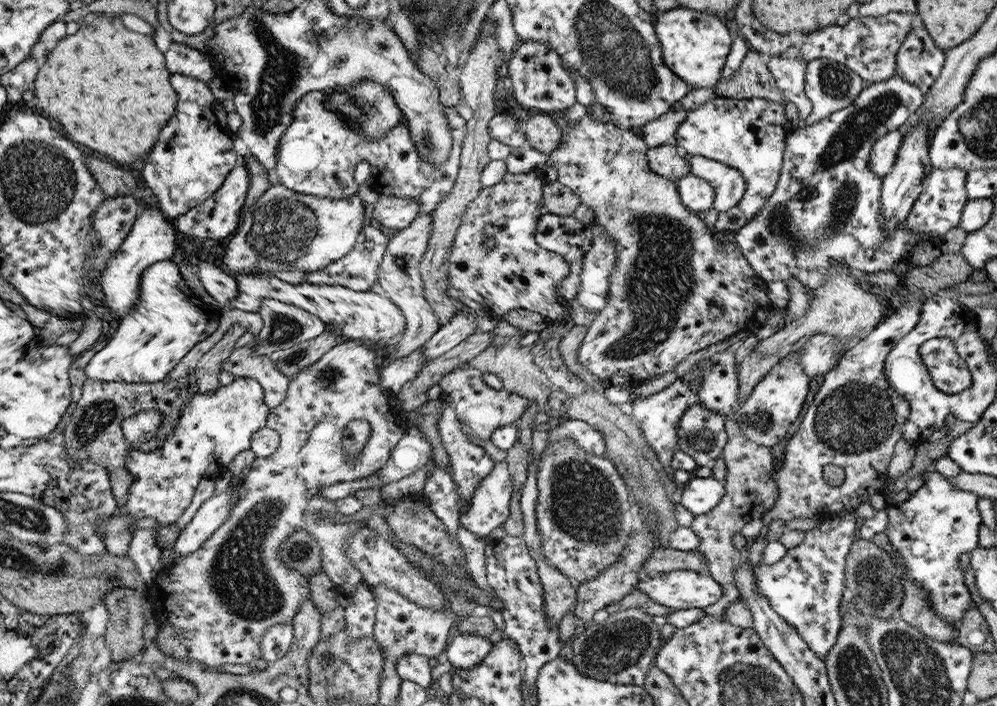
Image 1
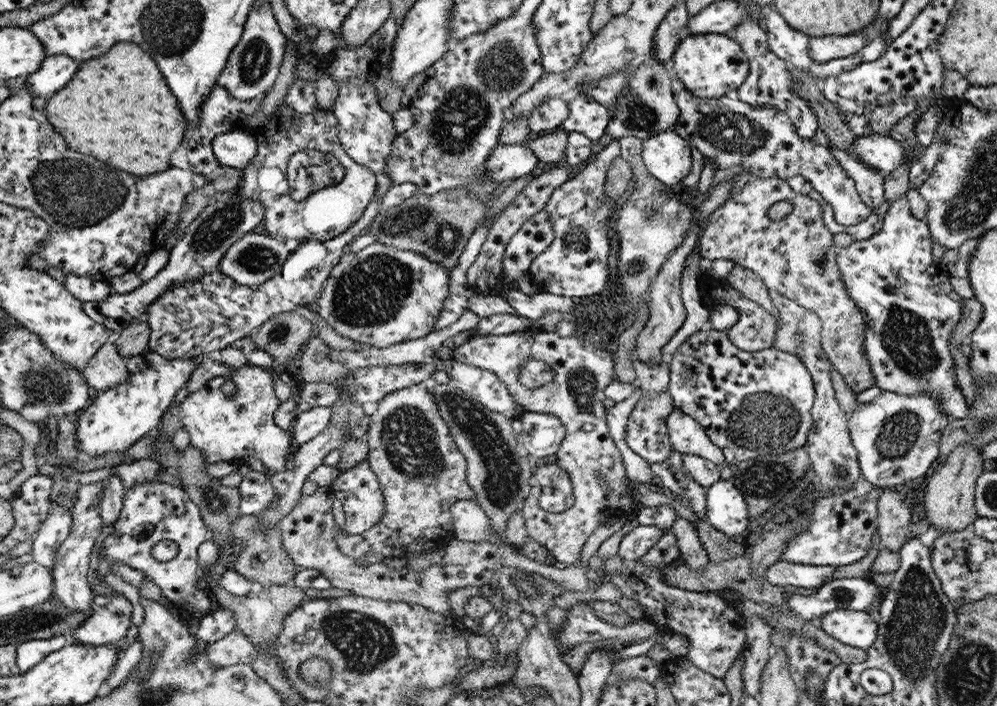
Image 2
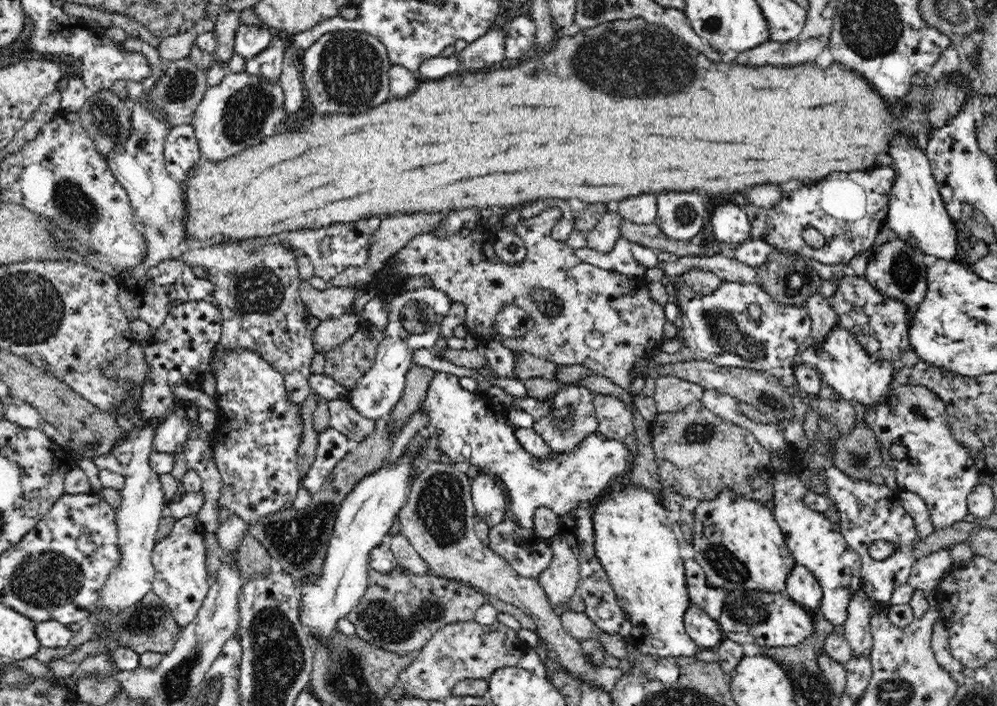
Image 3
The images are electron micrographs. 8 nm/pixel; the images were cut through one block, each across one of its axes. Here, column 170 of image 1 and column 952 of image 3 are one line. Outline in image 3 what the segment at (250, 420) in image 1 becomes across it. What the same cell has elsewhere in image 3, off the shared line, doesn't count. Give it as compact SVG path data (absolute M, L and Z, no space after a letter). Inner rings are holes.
M895 383L891 395L889 401L876 407L872 429L881 442L883 453L888 451L888 446L901 444L907 450L907 455L904 460L885 457L884 467L895 471L897 486L901 490L913 492L924 499L934 530L945 529L959 521L964 522L969 514L968 495L978 485L981 472L974 465L968 447L960 444L950 432L945 402L923 385L902 386ZM916 407L920 414L912 414L912 409Z

